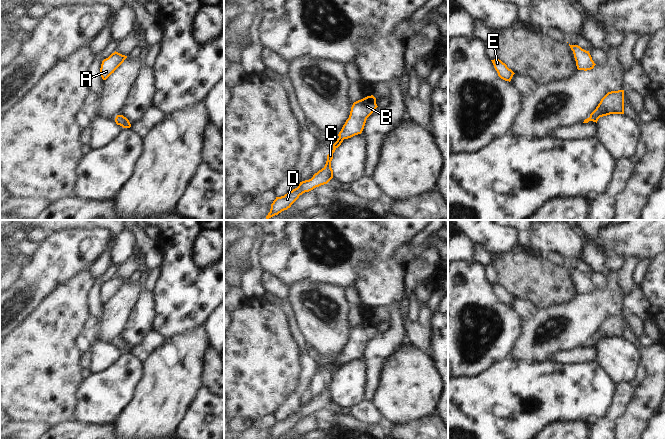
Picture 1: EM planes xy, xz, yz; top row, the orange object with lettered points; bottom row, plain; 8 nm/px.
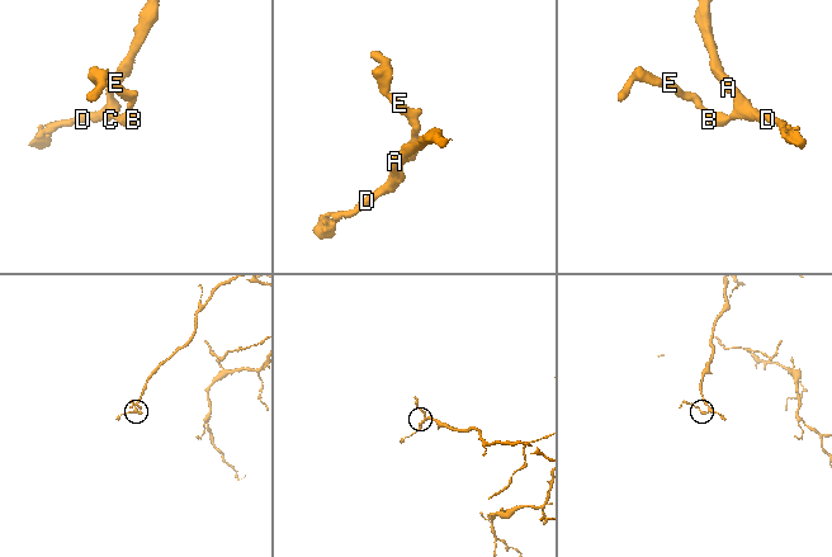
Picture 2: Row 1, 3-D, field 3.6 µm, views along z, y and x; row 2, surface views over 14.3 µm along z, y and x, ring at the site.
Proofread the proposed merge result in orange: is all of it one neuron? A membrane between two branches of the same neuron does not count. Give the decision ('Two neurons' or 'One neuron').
One neuron

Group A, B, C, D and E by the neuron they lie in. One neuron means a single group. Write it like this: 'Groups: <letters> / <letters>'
Groups: A B C D E

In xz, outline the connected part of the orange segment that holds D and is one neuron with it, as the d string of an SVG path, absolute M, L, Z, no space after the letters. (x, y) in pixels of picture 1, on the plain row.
M373 319L354 326L351 331L349 342L346 344L339 356L339 362L333 368L333 374L327 379L325 390L315 397L311 403L300 406L297 412L284 420L276 421L271 428L271 433L268 439L278 439L282 435L290 432L303 417L327 408L333 402L333 394L331 392L333 377L341 369L344 363L348 363L362 357L367 342L377 331L376 322Z

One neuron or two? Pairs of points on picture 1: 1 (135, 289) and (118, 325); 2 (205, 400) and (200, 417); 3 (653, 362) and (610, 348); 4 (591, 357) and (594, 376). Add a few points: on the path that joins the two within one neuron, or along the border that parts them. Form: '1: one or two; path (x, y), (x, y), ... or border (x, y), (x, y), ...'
1: one; path (127, 298), (118, 310), (118, 316)
2: one; path (203, 404), (203, 413)
3: two; border (625, 339), (637, 351), (640, 363)
4: two; border (597, 361), (569, 365)

